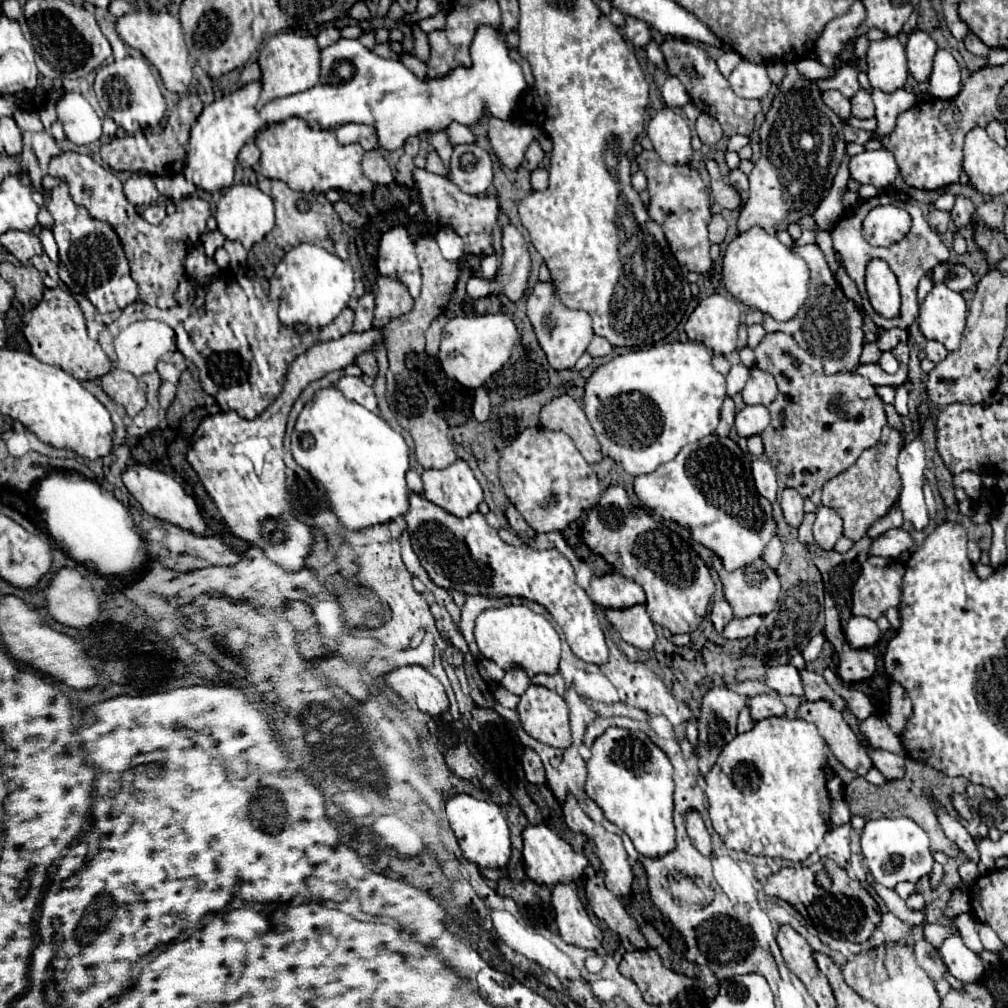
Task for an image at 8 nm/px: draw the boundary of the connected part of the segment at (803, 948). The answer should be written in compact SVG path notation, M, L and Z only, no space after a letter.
M788 924L780 926L776 940L782 950L782 958L784 958L786 966L790 968L792 974L796 974L804 982L804 986L808 988L812 998L818 988L824 988L824 990L830 988L828 978L816 966L816 960L812 956L814 954L812 948L792 926L788 926Z

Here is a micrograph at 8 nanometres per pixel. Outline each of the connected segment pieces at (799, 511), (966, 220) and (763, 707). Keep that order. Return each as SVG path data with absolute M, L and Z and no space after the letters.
M784 488L782 498L780 498L780 506L782 506L786 522L790 526L798 528L800 522L802 522L802 516L804 516L804 498L796 490Z
M956 196L956 204L952 208L952 220L956 228L968 226L972 222L972 216L974 216L974 204L964 196Z
M760 694L750 700L750 716L758 722L770 716L784 716L784 704L770 694Z

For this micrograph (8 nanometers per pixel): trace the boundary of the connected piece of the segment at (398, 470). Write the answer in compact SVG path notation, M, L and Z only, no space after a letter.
M336 386L318 390L314 398L304 404L290 440L290 452L296 464L308 470L312 478L316 478L324 486L334 514L348 530L362 530L374 524L390 522L396 516L404 516L404 512L408 510L408 486L404 478L406 470L410 468L408 444L404 442L400 432L388 426L386 420L366 410L358 402L346 400Z

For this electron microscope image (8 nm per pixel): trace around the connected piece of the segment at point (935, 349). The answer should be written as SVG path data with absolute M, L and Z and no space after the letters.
M928 340L924 352L926 352L926 358L930 358L934 364L942 362L946 358L946 354L948 354L948 350L944 348L944 344L942 342L936 342L936 340Z

